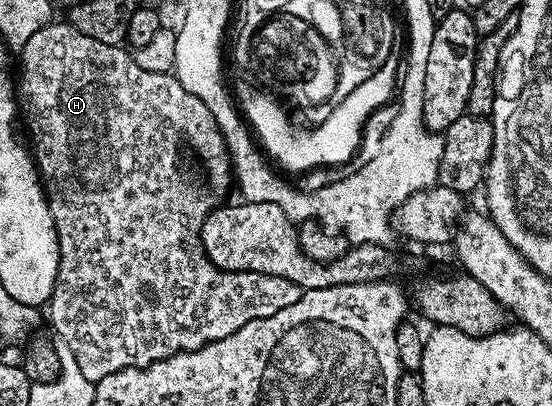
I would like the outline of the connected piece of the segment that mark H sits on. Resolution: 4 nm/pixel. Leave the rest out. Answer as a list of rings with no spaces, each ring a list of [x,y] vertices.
[[[58,19],[52,20],[50,24],[34,32],[23,49],[18,50],[17,57],[20,65],[19,73],[17,69],[17,109],[21,114],[22,124],[24,121],[28,131],[31,132],[29,145],[33,150],[35,167],[39,170],[39,180],[47,195],[49,211],[59,240],[57,279],[49,302],[51,325],[55,328],[54,336],[68,344],[73,351],[80,378],[97,382],[105,379],[105,375],[113,375],[122,369],[129,367],[144,369],[154,361],[200,349],[203,345],[213,343],[217,339],[225,339],[225,335],[233,335],[233,331],[245,327],[245,323],[269,315],[277,315],[277,311],[285,311],[285,307],[293,307],[293,303],[301,299],[303,288],[289,279],[249,271],[230,273],[216,267],[205,255],[203,245],[199,242],[199,232],[203,220],[213,208],[213,202],[209,194],[202,193],[197,186],[190,185],[183,178],[183,173],[179,170],[179,144],[182,141],[191,144],[192,151],[203,160],[203,165],[207,168],[207,177],[211,180],[212,187],[219,193],[225,192],[230,185],[232,188],[233,162],[229,156],[227,143],[223,139],[223,133],[219,130],[219,124],[213,119],[209,107],[205,107],[205,103],[197,99],[197,95],[185,91],[185,87],[181,87],[181,83],[175,76],[171,73],[144,71],[141,67],[137,67],[134,56],[123,45],[101,43],[77,31],[77,27],[73,27],[66,20],[58,21]]]

